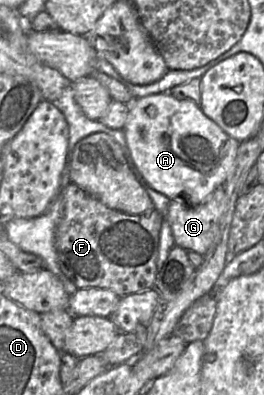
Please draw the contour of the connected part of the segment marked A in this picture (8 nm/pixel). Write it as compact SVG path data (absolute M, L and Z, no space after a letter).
M164 92L134 98L128 104L128 109L129 113L123 131L125 134L129 155L135 167L151 188L168 197L170 200L181 200L187 206L196 206L205 201L217 187L224 185L230 171L234 166L235 157L240 142L227 135L213 120L208 118L202 112L199 105L191 100L177 99L171 96L169 93Z

